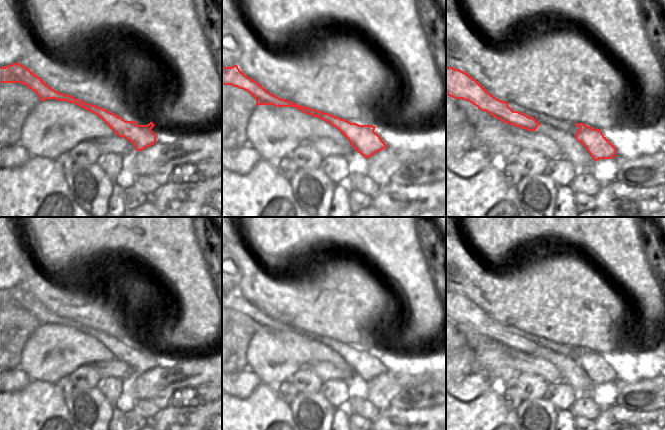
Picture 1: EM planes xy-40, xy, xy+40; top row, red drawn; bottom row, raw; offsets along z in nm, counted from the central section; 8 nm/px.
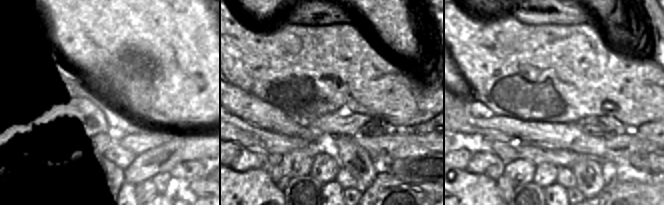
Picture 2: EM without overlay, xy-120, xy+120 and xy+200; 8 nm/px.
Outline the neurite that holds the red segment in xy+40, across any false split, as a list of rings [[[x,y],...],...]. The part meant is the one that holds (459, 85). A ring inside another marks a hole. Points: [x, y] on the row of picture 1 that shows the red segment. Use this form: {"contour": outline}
{"contour": [[[446,67],[446,94],[454,99],[469,101],[503,123],[527,131],[535,131],[542,124],[571,133],[586,148],[594,161],[616,156],[616,148],[600,129],[593,129],[583,123],[574,124],[544,116],[515,103],[501,101],[491,95],[478,81],[459,69]]]}

